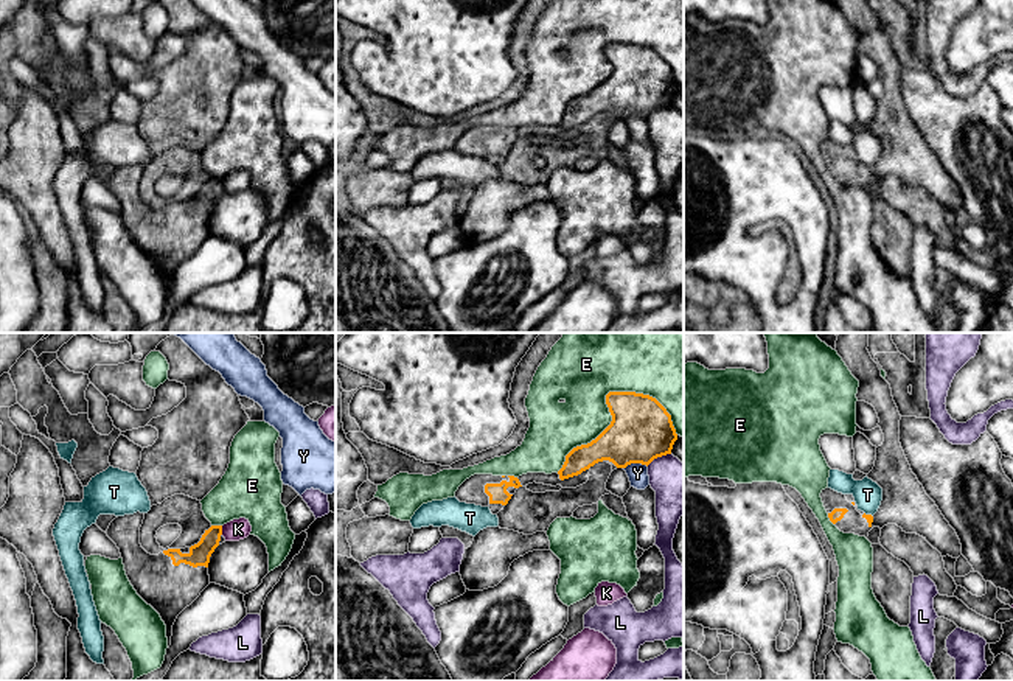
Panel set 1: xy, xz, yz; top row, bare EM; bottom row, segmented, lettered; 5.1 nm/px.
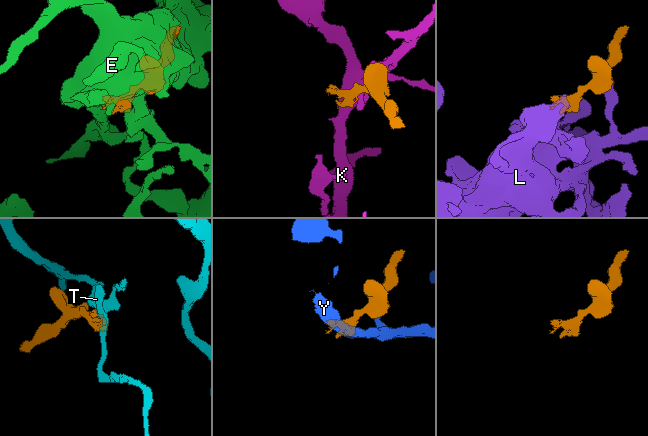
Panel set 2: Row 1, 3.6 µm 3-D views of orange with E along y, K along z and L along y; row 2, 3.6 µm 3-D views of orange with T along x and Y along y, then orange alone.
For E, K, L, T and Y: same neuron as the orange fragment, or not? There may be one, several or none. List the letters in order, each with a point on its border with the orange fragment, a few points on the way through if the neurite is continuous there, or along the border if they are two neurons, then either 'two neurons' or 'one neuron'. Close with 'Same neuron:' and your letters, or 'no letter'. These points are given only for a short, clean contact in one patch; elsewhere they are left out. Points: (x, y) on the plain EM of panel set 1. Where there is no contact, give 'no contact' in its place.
E: xz (608, 58) | two neurons
K: xy (221, 182) | along xy (221, 178), (222, 185) | two neurons
L: xz (657, 108) | two neurons
T: yz (869, 167) | along yz (864, 164), (872, 168) | two neurons
Y: xz (634, 114) | along xz (647, 117), (628, 115), (623, 120) | two neurons
Same neuron: no letter

